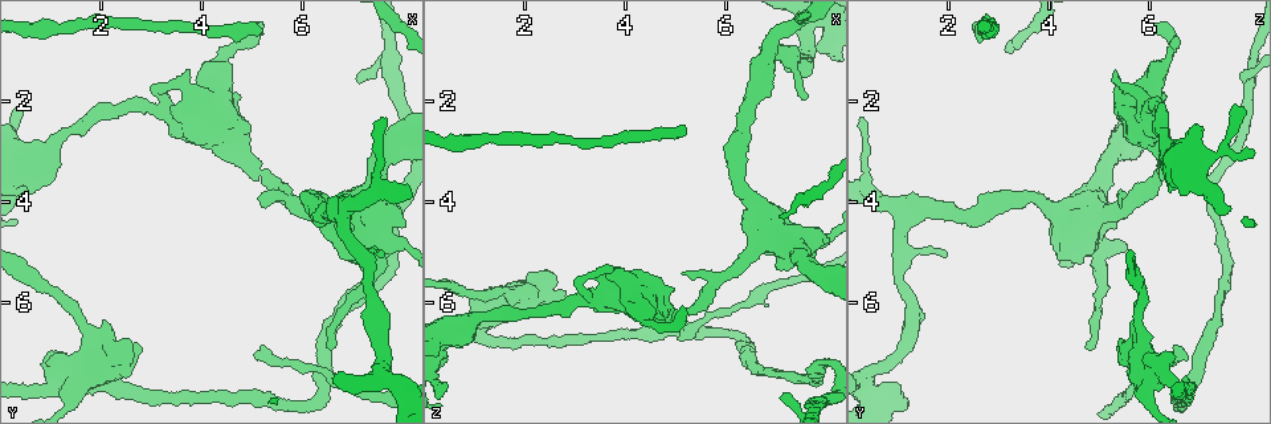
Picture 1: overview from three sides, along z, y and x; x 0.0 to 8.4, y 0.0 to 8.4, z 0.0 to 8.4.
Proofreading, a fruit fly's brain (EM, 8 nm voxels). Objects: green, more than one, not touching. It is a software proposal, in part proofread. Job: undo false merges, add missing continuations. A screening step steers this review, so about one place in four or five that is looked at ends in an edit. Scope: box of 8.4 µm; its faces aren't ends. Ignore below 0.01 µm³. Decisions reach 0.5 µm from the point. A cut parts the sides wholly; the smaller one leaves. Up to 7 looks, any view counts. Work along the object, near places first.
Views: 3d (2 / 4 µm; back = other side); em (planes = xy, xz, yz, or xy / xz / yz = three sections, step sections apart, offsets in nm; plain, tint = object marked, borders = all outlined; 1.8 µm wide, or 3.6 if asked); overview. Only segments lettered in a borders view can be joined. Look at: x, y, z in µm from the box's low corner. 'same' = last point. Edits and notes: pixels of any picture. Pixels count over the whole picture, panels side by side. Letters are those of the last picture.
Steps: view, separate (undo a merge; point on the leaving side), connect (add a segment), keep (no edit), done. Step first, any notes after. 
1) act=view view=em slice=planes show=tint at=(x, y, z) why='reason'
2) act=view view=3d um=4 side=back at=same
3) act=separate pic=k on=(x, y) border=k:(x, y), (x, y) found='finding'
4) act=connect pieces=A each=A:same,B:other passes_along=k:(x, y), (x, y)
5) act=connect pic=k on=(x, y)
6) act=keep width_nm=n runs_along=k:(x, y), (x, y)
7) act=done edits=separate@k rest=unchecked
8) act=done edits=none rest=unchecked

act=view view=em slice=yz step=8 show=tint at=(1.15, 7.70, 6.50) why='sudden change in width'

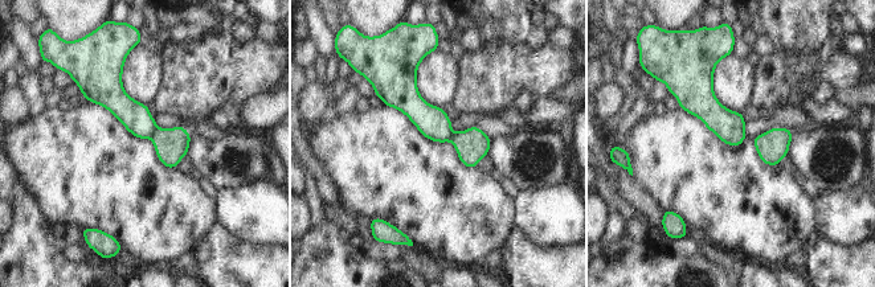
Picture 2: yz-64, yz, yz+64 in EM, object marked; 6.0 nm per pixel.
act=view view=em slice=planes show=tint at=same

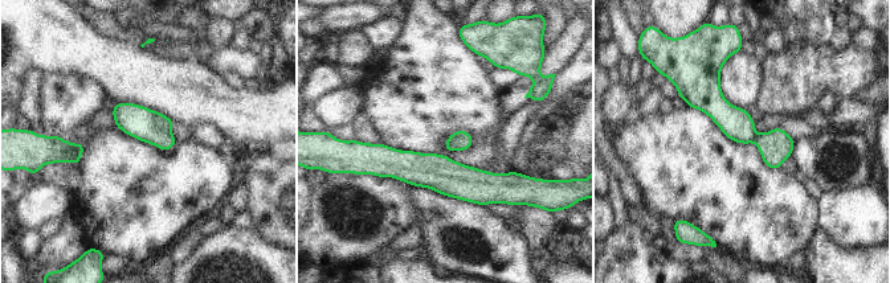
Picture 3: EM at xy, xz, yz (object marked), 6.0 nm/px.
act=view view=em slice=planes show=borders at=same

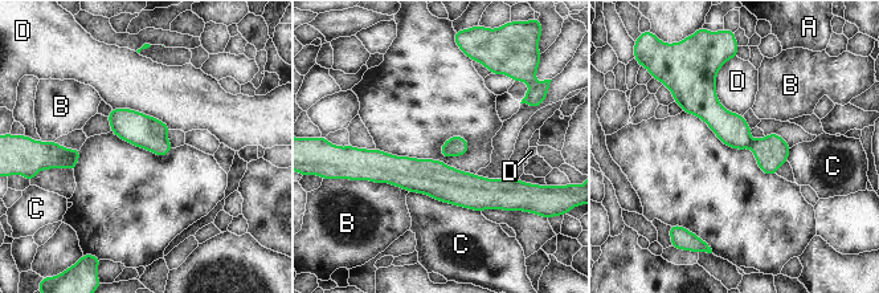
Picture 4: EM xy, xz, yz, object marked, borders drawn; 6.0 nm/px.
act=separate pic=4 on=(771, 151) width_nm=180 each=A:other,B:other,C:other,D:other part_leaving=4:(362, 151), (456, 187), (512, 182) found='two cells meet here'

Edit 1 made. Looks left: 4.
act=view view=overview

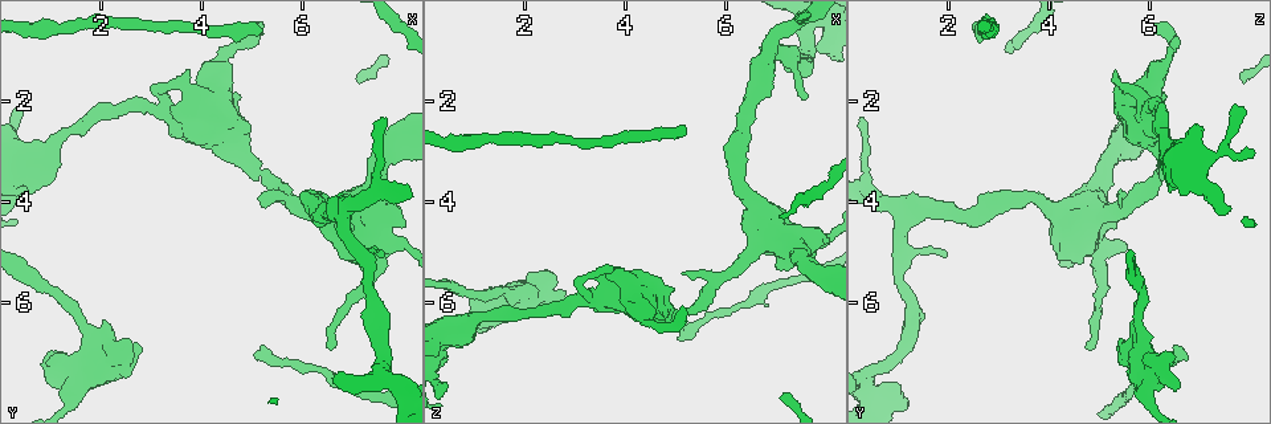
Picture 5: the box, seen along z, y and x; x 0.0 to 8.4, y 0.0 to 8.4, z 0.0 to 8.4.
act=view view=3d um=2 at=(3.80, 1.45, 5.35)

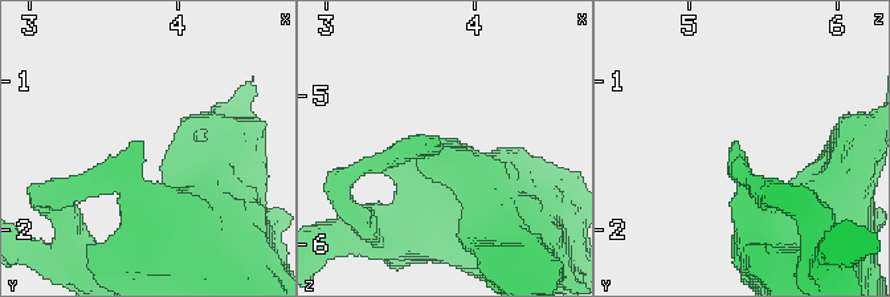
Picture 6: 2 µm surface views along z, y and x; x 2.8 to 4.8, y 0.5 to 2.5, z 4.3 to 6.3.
act=view view=em um=3.6 slice=planes show=tint at=(3.78, 1.44, 5.28) why='shape alone is not enough'

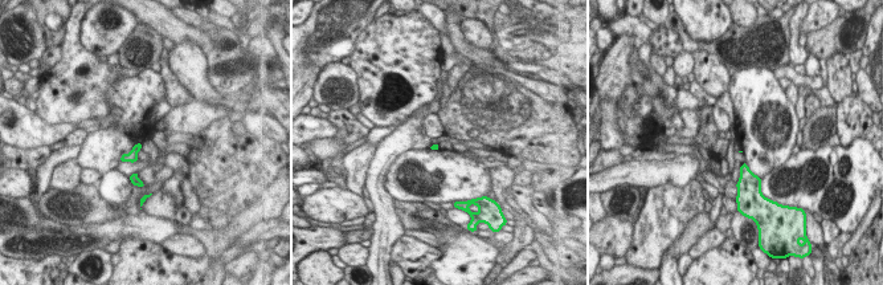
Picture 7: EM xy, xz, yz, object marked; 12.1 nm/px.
act=view view=em um=3.6 slice=planes show=borders at=same

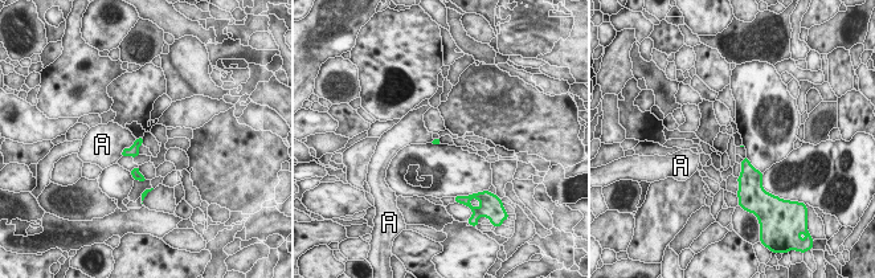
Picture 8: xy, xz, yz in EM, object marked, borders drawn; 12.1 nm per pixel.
act=keep each=A:other border=8:(137, 139), (121, 155) found='no lettered segment goes on from it'

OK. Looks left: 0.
act=done edits=separate@4 rest=unchecked

